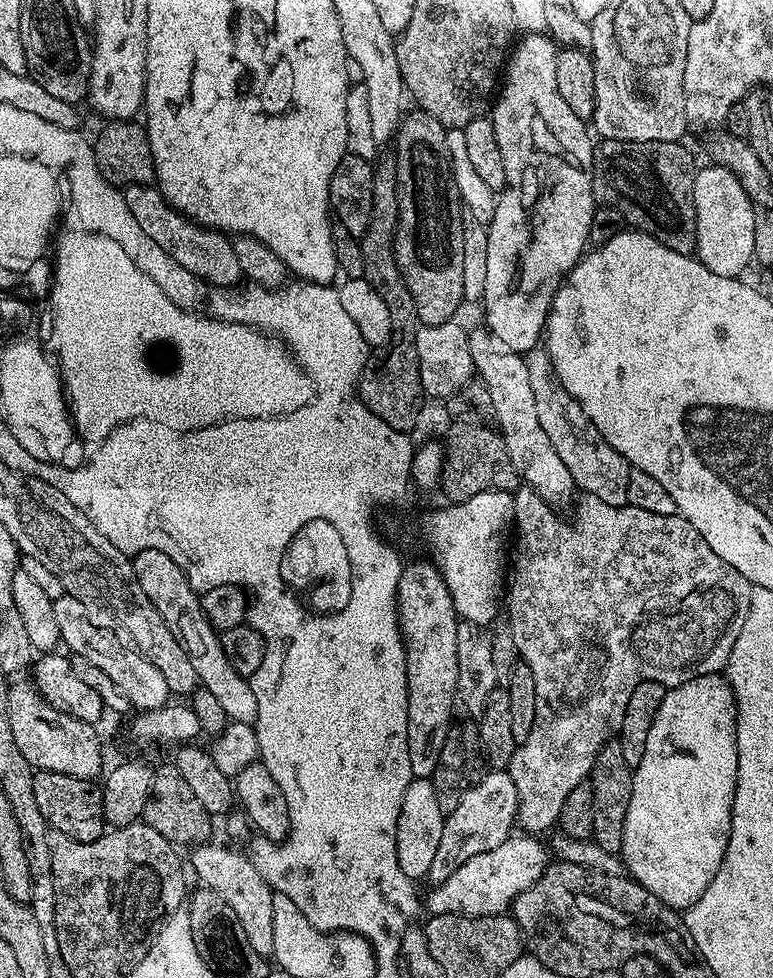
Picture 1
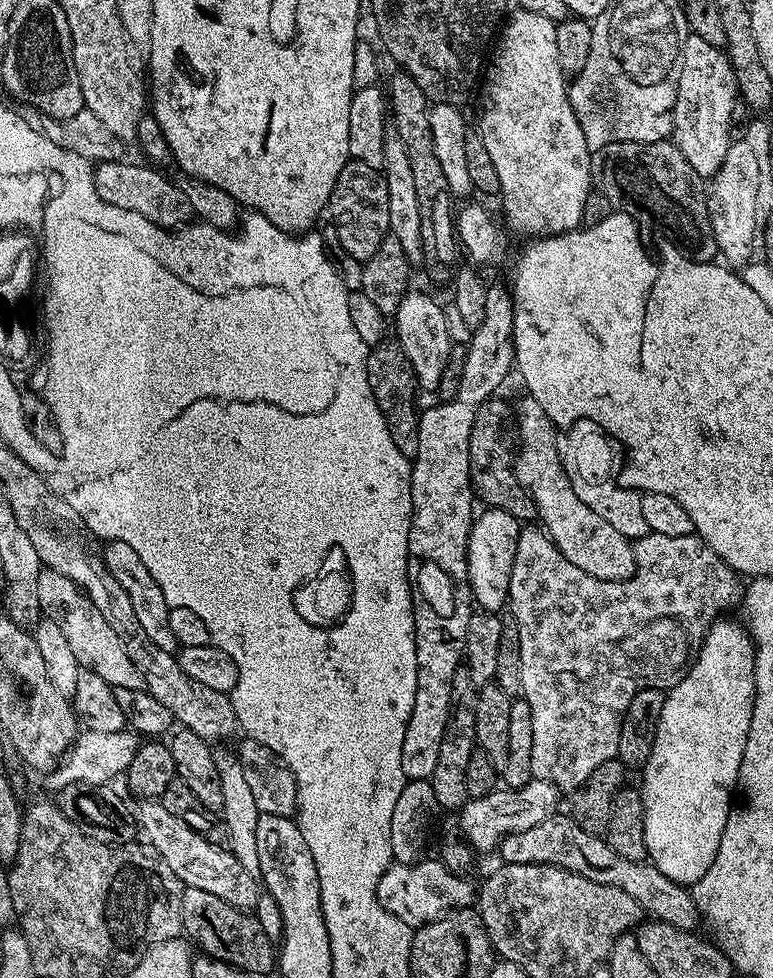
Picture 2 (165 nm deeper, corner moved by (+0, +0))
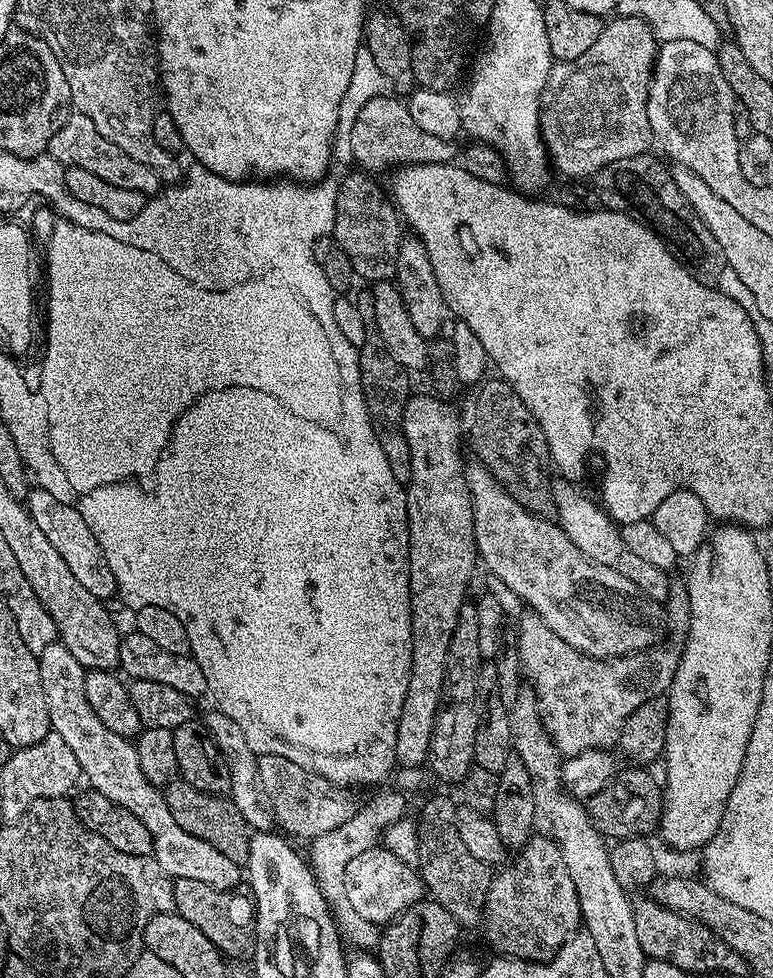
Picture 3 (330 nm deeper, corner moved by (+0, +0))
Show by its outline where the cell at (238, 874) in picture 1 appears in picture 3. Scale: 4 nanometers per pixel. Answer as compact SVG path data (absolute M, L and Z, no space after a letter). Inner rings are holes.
M62 643L46 646L46 650L38 653L40 673L42 674L42 690L46 690L46 706L50 706L50 722L52 731L62 736L63 741L73 750L83 779L89 780L91 787L97 792L106 794L118 806L126 806L130 814L135 814L150 830L154 859L164 871L173 878L198 878L198 882L206 882L215 888L235 888L241 883L241 865L230 862L223 854L218 854L214 846L194 838L194 834L186 834L174 817L170 815L170 806L166 806L163 791L151 784L142 774L142 766L138 766L136 745L131 739L114 734L102 724L102 718L94 714L90 702L86 702L86 686L84 673L86 669L80 665L78 658L70 654L70 650Z

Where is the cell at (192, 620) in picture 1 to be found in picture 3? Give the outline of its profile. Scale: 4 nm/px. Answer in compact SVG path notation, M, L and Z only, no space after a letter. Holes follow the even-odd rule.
M36 486L29 491L26 497L26 507L28 513L38 522L38 527L42 529L42 534L50 538L50 543L54 545L54 550L62 554L62 559L66 566L70 566L70 574L90 590L98 599L108 602L113 595L117 595L118 587L116 578L112 573L108 560L104 552L100 549L100 544L96 540L96 535L90 530L90 526L82 518L79 508L72 507L71 503L54 498L45 488Z

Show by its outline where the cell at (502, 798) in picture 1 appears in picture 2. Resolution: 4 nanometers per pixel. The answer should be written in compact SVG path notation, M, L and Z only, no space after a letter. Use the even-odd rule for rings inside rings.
M533 780L521 788L501 787L484 795L476 794L459 809L460 828L468 844L477 853L499 849L500 841L518 830L530 830L530 826L538 826L538 822L546 822L546 818L557 815L562 793L550 782Z

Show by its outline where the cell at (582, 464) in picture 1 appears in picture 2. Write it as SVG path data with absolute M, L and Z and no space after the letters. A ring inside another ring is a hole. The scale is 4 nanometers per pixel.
M577 420L571 428L565 428L557 435L556 445L560 461L566 470L566 478L570 478L570 486L574 486L574 494L578 494L578 498L582 498L582 502L586 502L586 506L598 514L598 518L610 522L610 526L614 526L614 530L618 530L618 534L627 540L635 542L648 535L646 518L642 518L641 493L617 484L614 464L612 468L614 444L608 433L601 428L599 420Z

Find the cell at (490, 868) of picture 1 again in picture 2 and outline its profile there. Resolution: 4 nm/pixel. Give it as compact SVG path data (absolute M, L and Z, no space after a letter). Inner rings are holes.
M421 858L414 864L393 862L384 871L376 887L376 897L380 905L414 930L421 924L437 920L446 912L453 912L455 908L473 907L478 896L477 885L472 885L467 880L467 875L452 872L440 858L428 859Z

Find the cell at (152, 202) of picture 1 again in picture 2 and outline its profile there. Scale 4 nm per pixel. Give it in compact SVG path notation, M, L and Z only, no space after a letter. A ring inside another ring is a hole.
M127 159L106 160L95 165L92 177L94 178L94 190L98 190L98 198L122 210L134 210L134 214L142 214L142 218L150 218L150 222L163 228L175 230L181 227L180 216L191 217L192 207L179 183L175 179L167 180L160 173L163 171L159 167L149 166L144 162L128 163Z

